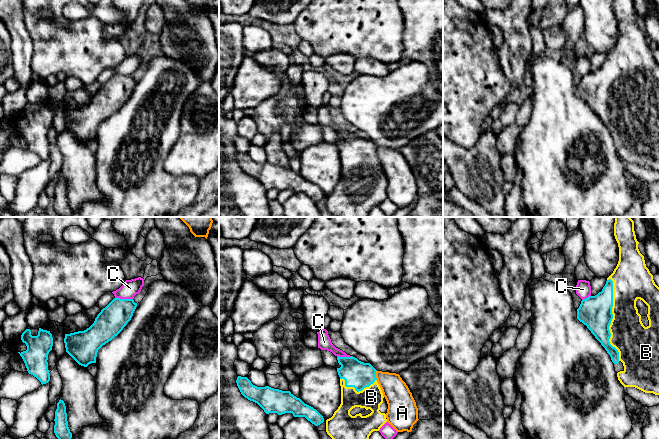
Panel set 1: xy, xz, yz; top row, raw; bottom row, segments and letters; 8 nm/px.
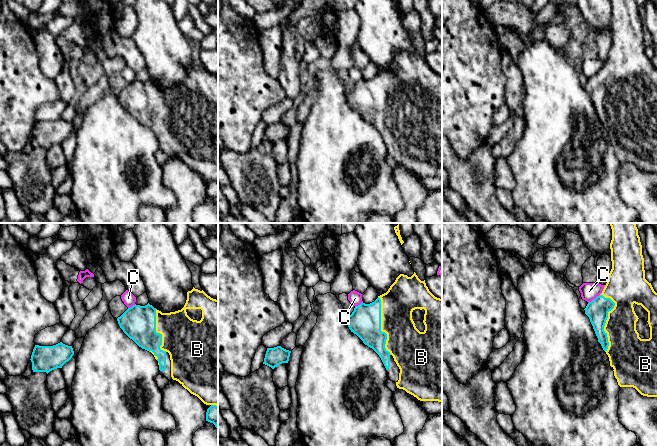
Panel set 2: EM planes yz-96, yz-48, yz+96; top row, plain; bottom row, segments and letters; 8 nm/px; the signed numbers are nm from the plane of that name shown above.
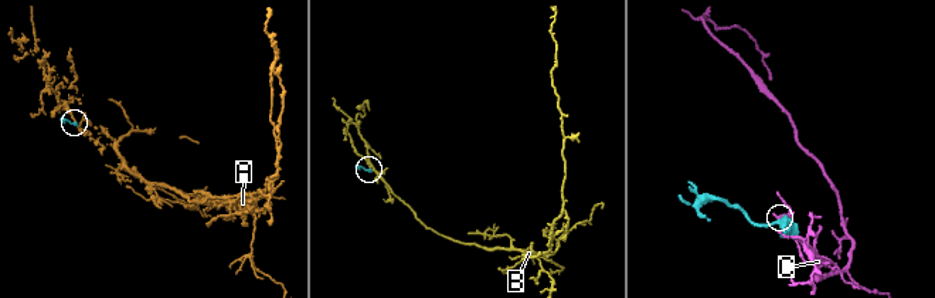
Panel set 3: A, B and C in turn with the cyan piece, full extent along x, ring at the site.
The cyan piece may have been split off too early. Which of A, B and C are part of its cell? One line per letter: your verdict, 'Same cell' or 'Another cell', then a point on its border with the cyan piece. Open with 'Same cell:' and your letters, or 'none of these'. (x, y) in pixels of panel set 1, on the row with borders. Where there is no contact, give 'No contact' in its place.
Same cell: B
A: Another cell. Touches cyan at xz (375, 375)
B: Same cell. Touches cyan at yz (612, 318)
C: Another cell. Touches cyan at xy (124, 299)

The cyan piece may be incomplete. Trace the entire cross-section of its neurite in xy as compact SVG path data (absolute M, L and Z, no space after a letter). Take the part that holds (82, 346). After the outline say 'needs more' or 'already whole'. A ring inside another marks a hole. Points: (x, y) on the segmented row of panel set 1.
M114 298L89 328L65 334L66 352L81 366L96 363L98 350L123 330L136 307L133 299Z; already whole

